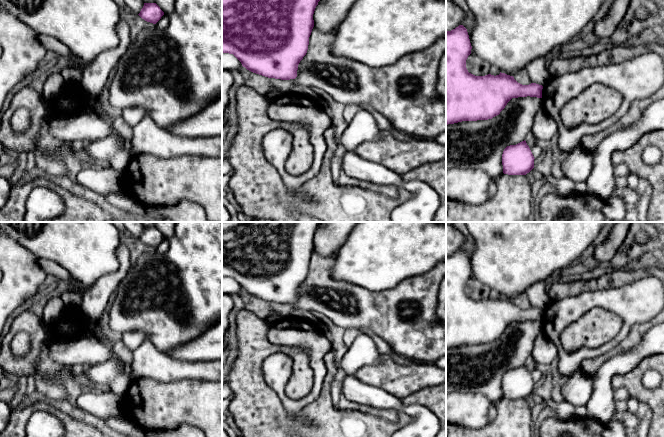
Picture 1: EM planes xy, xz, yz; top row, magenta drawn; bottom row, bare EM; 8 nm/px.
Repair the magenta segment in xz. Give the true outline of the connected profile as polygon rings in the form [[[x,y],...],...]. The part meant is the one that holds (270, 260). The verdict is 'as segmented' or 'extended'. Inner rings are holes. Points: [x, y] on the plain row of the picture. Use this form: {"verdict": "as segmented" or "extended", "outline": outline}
{"verdict": "as segmented", "outline": [[[222,222],[222,277],[233,278],[247,294],[268,301],[290,304],[297,301],[300,285],[306,279],[314,251],[313,238],[321,222]]]}

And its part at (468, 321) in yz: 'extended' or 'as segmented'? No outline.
as segmented

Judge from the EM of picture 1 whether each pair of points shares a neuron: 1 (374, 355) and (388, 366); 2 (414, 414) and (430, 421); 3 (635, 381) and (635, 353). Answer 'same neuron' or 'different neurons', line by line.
1: different neurons
2: same neuron
3: different neurons

